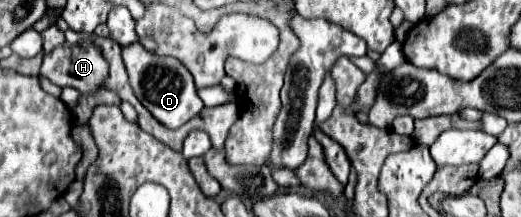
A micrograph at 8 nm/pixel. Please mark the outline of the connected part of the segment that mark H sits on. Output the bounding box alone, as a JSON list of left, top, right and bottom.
[41,43,109,93]

